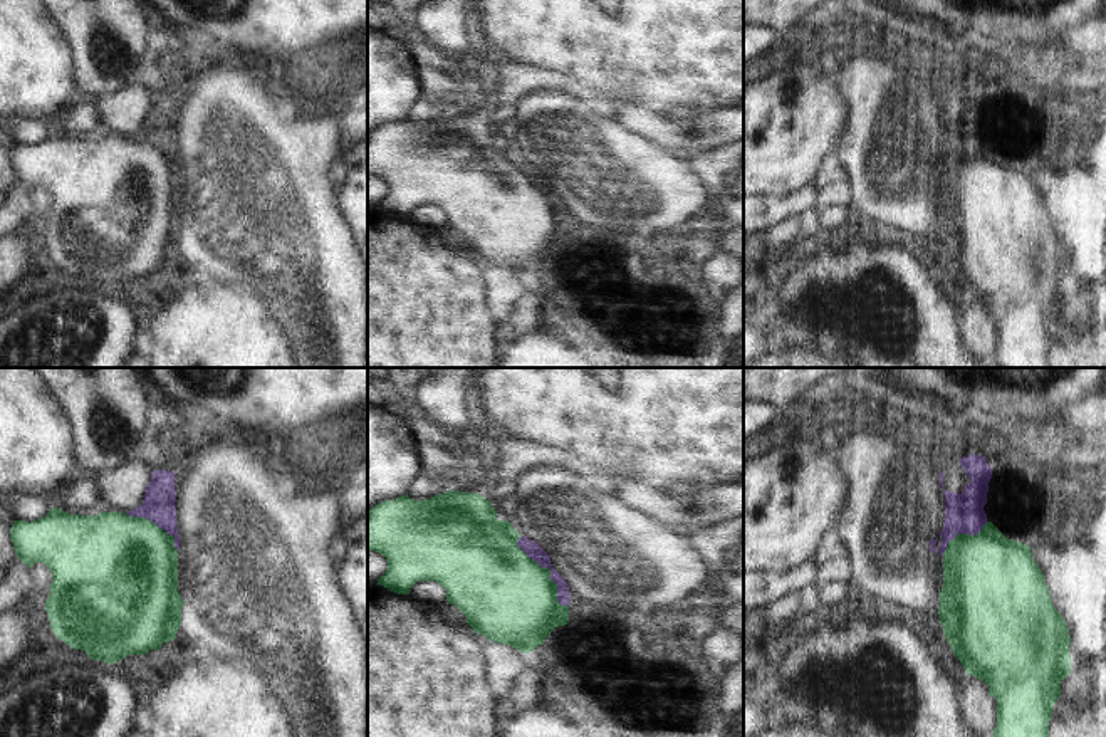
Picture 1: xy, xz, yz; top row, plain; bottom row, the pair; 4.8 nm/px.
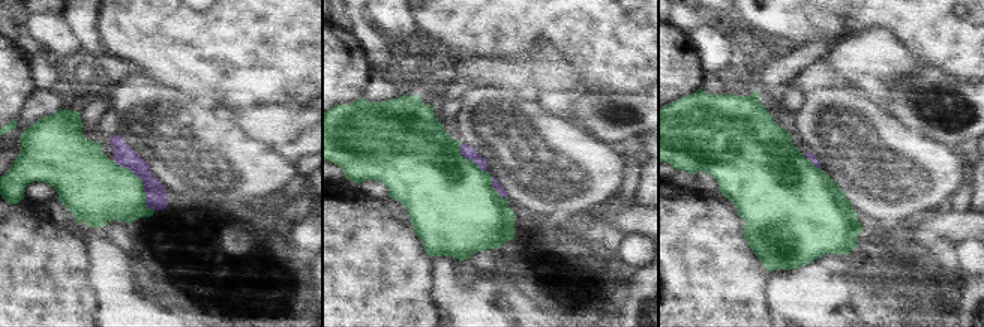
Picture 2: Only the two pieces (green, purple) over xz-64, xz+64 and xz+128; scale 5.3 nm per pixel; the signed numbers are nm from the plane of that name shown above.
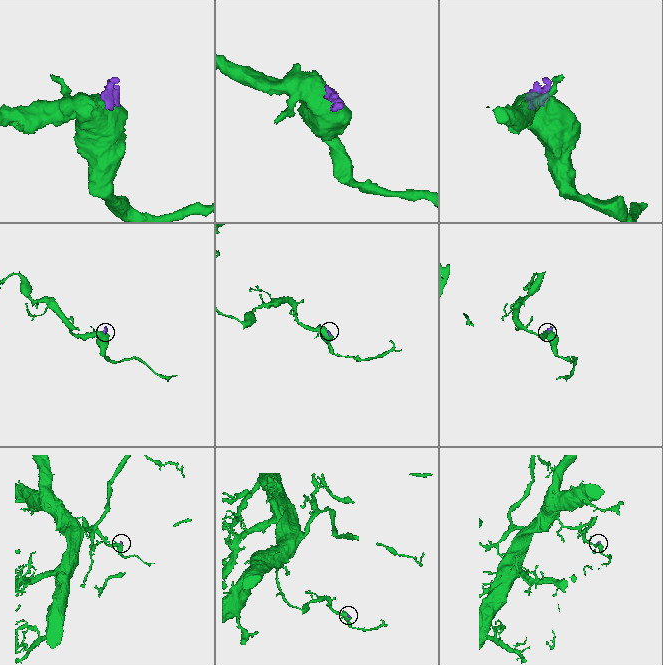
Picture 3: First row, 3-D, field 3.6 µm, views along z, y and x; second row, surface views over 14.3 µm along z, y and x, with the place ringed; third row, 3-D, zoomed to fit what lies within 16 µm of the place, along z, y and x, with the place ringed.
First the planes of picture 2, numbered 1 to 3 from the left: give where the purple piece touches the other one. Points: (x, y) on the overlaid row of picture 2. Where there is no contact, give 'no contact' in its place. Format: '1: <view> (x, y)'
1: xz-64 (141, 182)
2: xz+64 (470, 159)
3: xz+128 (809, 161)

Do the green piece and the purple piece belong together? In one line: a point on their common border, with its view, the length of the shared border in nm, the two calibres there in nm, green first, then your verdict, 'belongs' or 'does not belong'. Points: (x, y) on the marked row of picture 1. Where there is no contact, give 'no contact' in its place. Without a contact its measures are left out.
contact xz (549, 571); length 420 nm; calibres 420 and 80 nm; does not belong

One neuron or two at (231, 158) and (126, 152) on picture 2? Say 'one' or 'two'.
one

